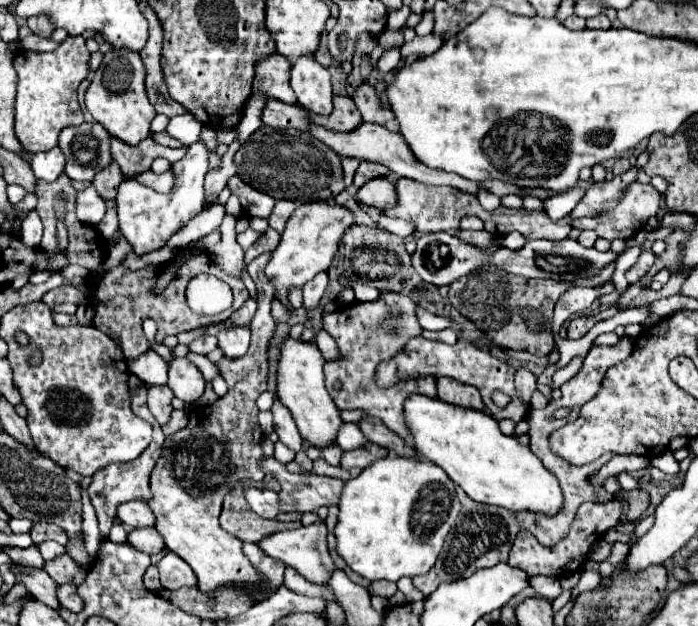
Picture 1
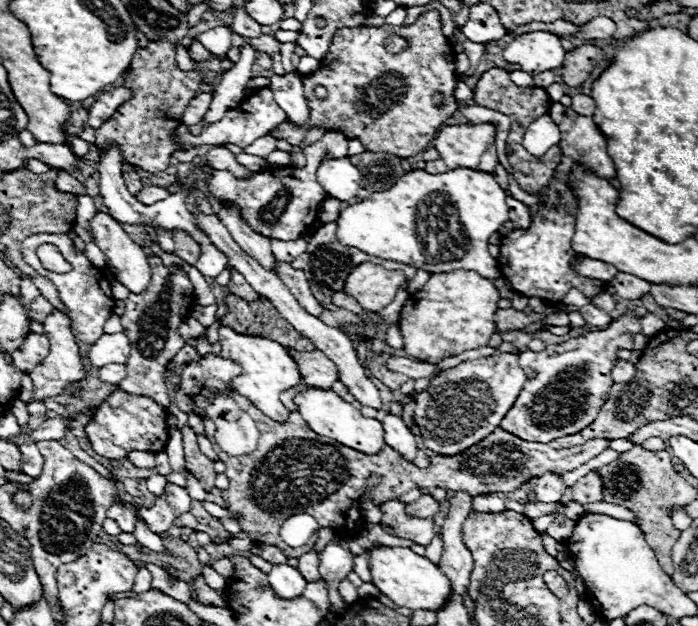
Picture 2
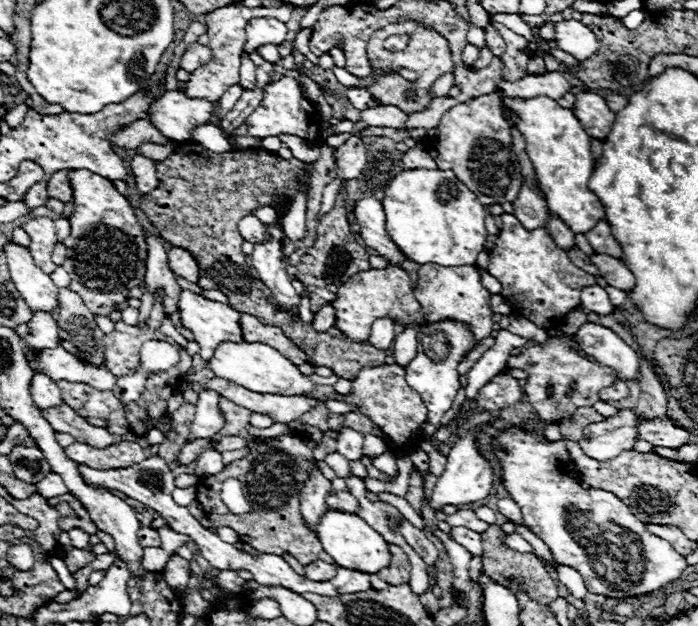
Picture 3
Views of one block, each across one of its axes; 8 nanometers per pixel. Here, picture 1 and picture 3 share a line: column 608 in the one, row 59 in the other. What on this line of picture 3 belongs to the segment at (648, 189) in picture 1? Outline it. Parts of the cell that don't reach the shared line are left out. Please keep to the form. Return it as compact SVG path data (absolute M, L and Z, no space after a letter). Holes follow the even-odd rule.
M238 2L238 4L232 4L232 6L206 14L204 22L206 22L206 34L210 38L208 46L212 50L212 58L204 66L190 72L190 80L186 82L186 96L216 102L230 86L234 86L240 80L240 74L238 74L240 72L240 52L246 42L246 24L256 16L274 16L282 22L288 22L292 18L292 12L294 12L292 4L284 4L280 8L264 8L264 6L246 8L242 2Z

